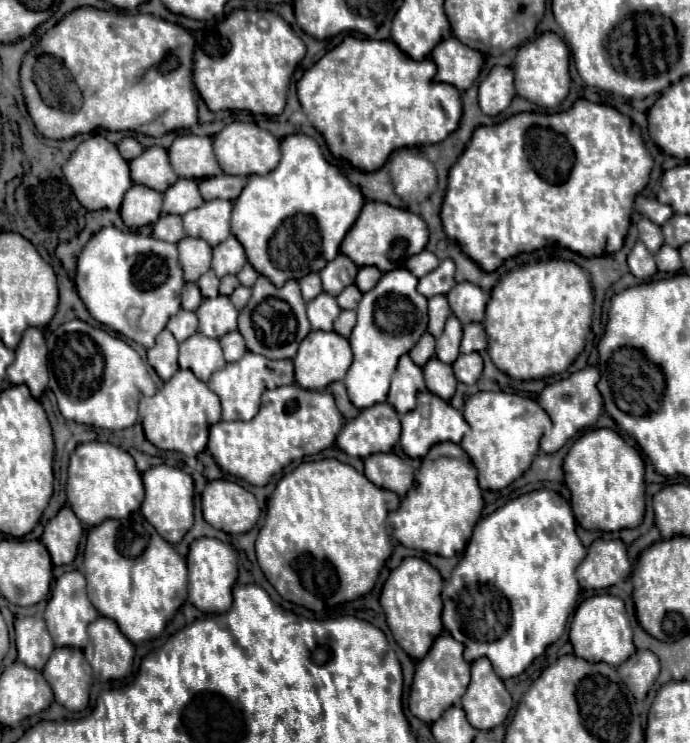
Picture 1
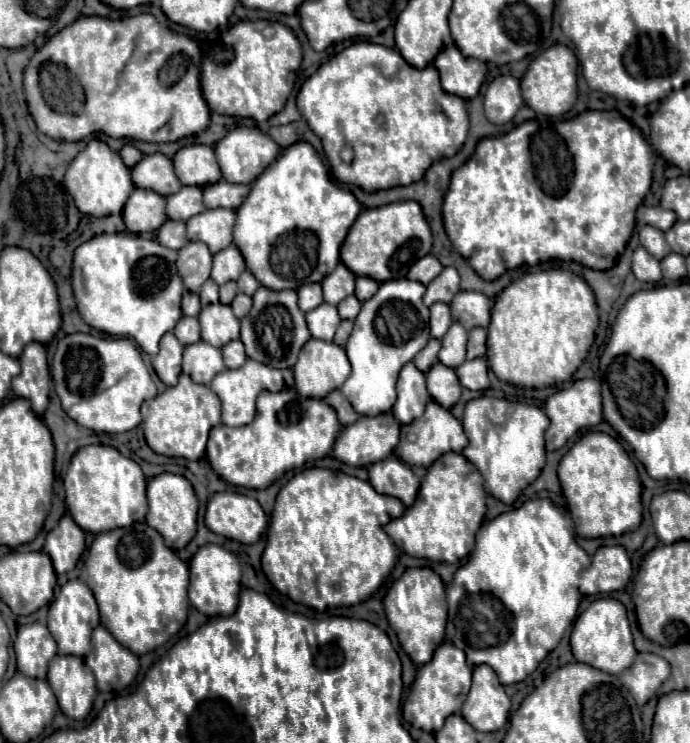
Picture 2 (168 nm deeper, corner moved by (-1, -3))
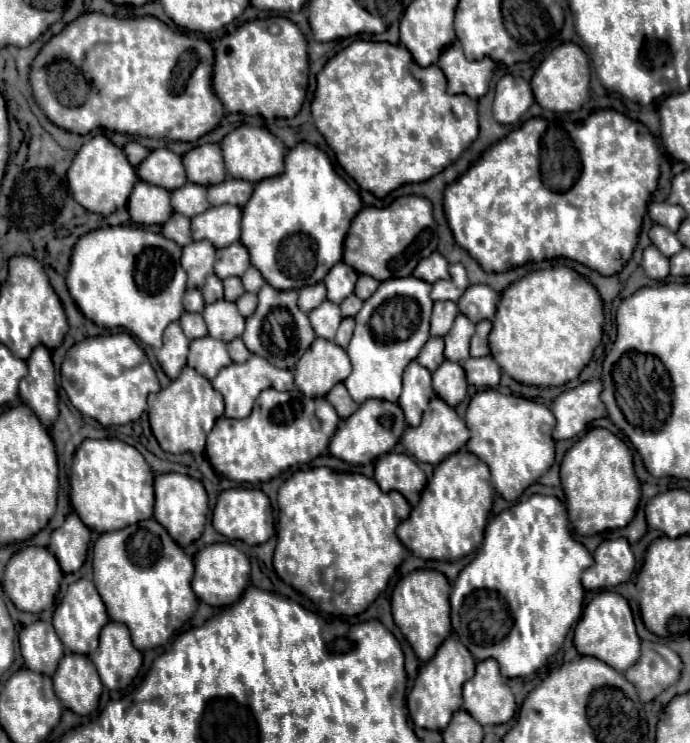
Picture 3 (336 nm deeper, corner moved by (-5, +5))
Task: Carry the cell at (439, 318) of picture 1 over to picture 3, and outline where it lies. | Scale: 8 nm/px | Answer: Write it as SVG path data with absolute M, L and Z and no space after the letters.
M436 301L432 311L432 321L430 321L430 335L444 337L452 327L456 315L458 315L458 305L454 301Z

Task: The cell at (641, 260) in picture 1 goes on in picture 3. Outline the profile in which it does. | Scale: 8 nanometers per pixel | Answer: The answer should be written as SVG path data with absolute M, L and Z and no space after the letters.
M648 245L644 249L644 257L642 257L642 269L648 277L652 279L664 279L670 273L668 267L668 257L664 257L654 245Z

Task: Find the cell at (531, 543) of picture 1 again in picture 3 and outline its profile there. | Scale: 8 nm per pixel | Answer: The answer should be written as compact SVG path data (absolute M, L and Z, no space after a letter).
M532 495L502 511L486 525L480 551L474 561L460 571L452 585L452 629L476 661L494 657L500 663L500 673L504 677L526 677L540 669L546 659L562 647L566 633L580 619L584 603L580 577L588 565L592 565L592 555L572 537L566 507L556 497Z

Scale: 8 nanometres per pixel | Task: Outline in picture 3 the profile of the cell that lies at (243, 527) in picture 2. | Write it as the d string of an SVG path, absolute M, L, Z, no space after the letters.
M226 489L218 495L212 525L228 539L240 539L248 545L260 545L276 532L276 521L270 509L270 499L260 489Z

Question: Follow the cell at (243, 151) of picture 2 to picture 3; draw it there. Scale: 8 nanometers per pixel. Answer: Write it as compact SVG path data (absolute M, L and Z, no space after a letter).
M240 125L238 129L230 131L220 141L220 147L222 147L226 171L232 177L240 177L240 179L246 179L246 181L256 183L256 181L262 181L264 177L274 177L276 173L280 173L280 169L284 169L284 153L286 153L286 147L266 127Z

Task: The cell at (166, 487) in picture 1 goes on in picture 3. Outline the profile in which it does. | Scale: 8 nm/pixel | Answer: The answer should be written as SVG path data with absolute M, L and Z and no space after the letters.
M162 473L154 479L154 493L156 493L156 505L154 505L154 519L168 529L170 537L180 545L186 547L192 541L196 541L202 535L206 511L208 511L208 495L204 485L198 479L192 479L188 475L180 473Z

